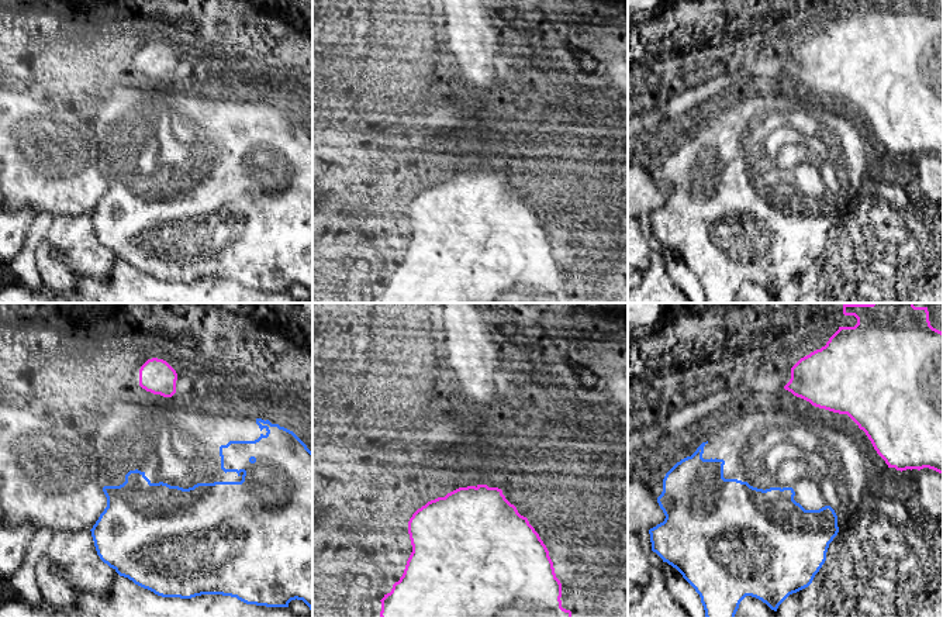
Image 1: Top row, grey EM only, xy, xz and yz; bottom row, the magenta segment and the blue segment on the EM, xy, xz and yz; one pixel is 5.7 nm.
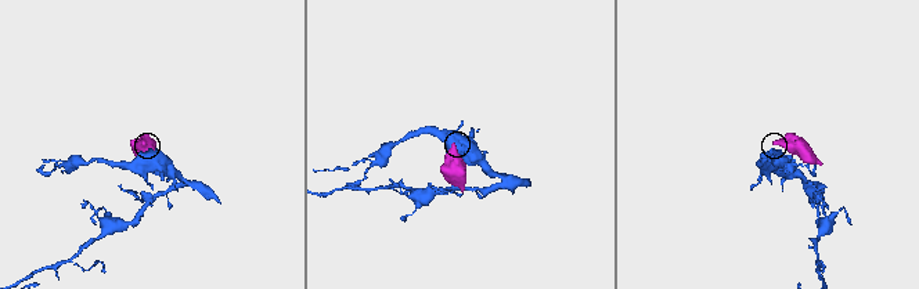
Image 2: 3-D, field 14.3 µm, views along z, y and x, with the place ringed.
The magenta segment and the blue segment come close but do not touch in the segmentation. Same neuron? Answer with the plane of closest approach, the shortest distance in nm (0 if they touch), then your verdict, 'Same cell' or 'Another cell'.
Closest in yz. Distance 400 nm. Another cell

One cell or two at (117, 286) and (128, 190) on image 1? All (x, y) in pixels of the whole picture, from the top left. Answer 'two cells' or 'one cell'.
one cell

